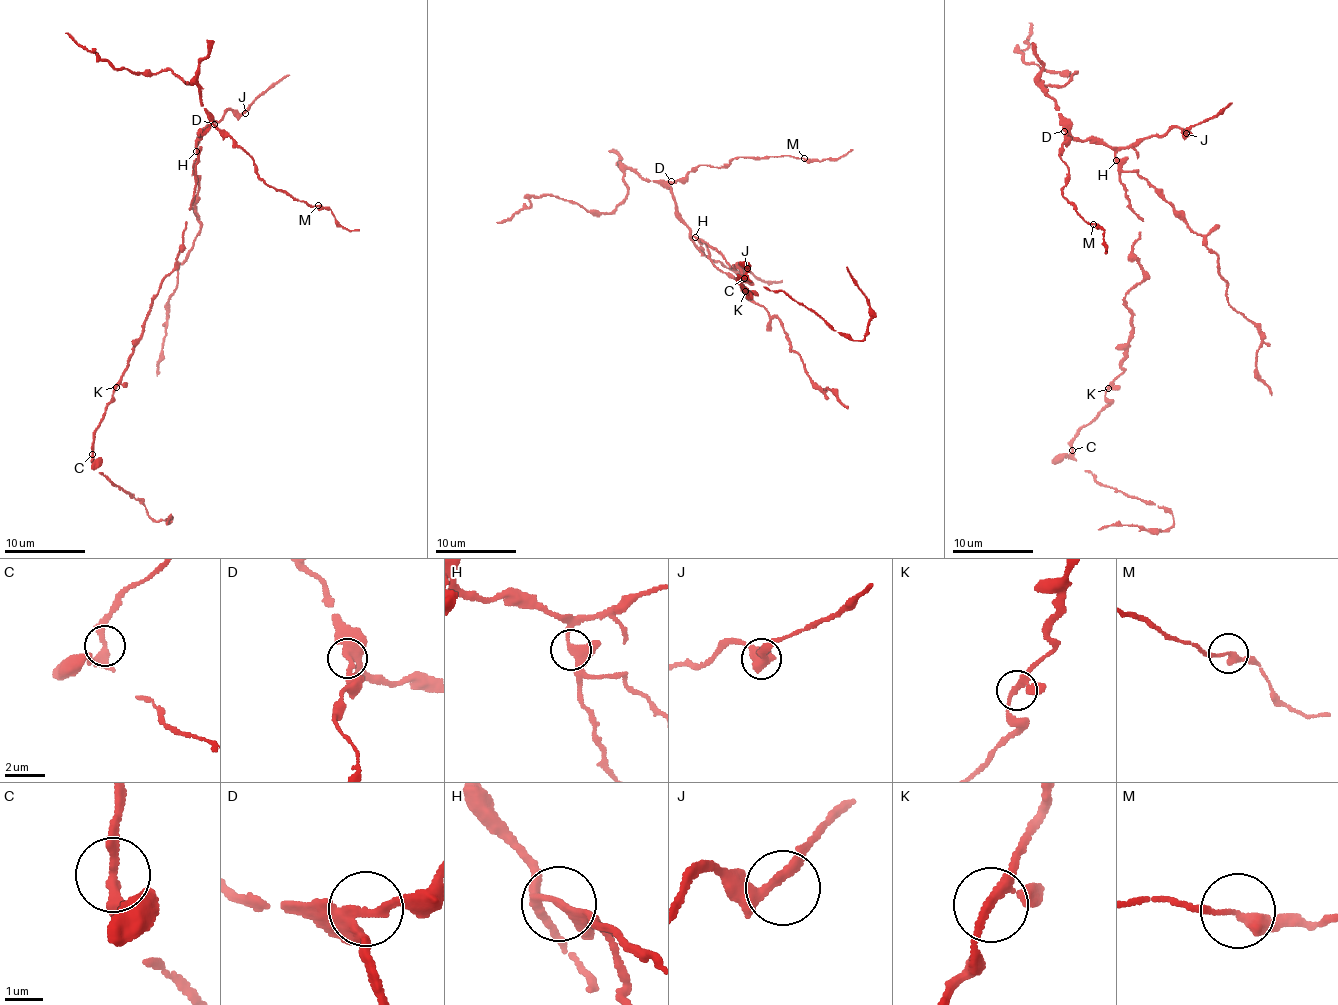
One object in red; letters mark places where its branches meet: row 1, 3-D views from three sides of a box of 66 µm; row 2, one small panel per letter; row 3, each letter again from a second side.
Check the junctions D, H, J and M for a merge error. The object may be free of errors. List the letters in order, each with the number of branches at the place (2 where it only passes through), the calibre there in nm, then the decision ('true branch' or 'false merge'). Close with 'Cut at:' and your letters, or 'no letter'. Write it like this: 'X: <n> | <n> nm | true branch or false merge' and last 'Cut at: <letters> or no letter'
D: 3 | 320 nm | true branch
H: 3 | 240 nm | true branch
J: 4 | 240 nm | true branch
M: 2 | 280 nm | true branch
Cut at: no letter

